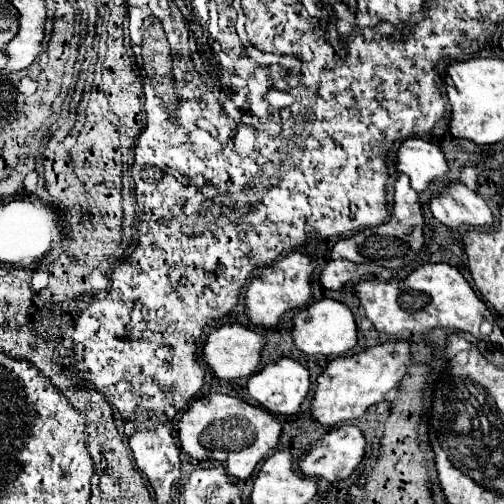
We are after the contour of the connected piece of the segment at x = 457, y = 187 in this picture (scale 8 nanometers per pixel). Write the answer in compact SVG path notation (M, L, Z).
M451 184L445 194L435 196L429 202L431 214L447 228L459 226L493 226L493 212L487 202L463 184Z

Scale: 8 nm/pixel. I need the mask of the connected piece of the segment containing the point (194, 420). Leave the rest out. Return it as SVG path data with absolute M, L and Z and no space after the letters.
M219 392L195 398L179 420L181 450L199 462L221 462L225 464L227 472L237 478L249 478L255 466L277 448L281 434L283 424L277 420L277 416L265 412L261 406L253 406L245 400Z

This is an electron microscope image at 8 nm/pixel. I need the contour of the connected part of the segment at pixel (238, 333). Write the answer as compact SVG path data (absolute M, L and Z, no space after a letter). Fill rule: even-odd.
M233 322L233 324L225 324L219 330L213 330L207 336L207 344L203 348L203 358L207 362L207 366L213 370L213 374L221 380L235 380L235 378L249 378L251 374L255 374L259 370L259 362L261 362L261 350L265 346L265 338L255 332L251 326Z

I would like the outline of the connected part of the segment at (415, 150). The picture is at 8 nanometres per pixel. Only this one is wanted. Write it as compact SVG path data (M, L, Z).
M409 138L399 148L397 170L411 178L413 190L423 192L449 172L449 160L437 144L423 138Z

